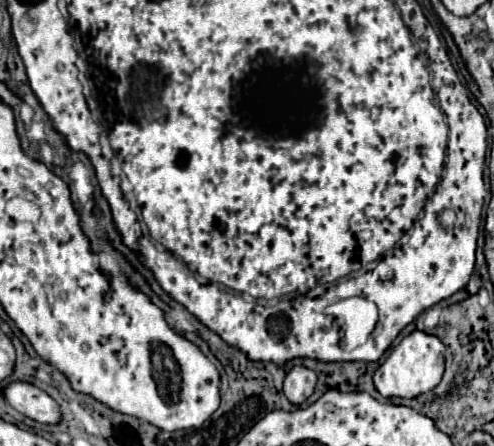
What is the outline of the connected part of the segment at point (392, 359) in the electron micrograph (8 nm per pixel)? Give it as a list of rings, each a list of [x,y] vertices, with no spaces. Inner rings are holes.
[[[413,331],[409,337],[405,337],[385,359],[383,365],[373,375],[377,391],[391,399],[391,397],[403,397],[403,399],[413,399],[419,397],[421,393],[427,393],[435,389],[441,383],[443,377],[443,367],[445,367],[445,347],[443,343],[427,333]]]

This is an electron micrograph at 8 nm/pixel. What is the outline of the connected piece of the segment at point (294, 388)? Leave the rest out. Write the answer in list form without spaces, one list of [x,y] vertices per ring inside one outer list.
[[[293,367],[283,383],[283,393],[291,401],[291,405],[301,405],[313,395],[317,383],[317,375],[307,367]]]

